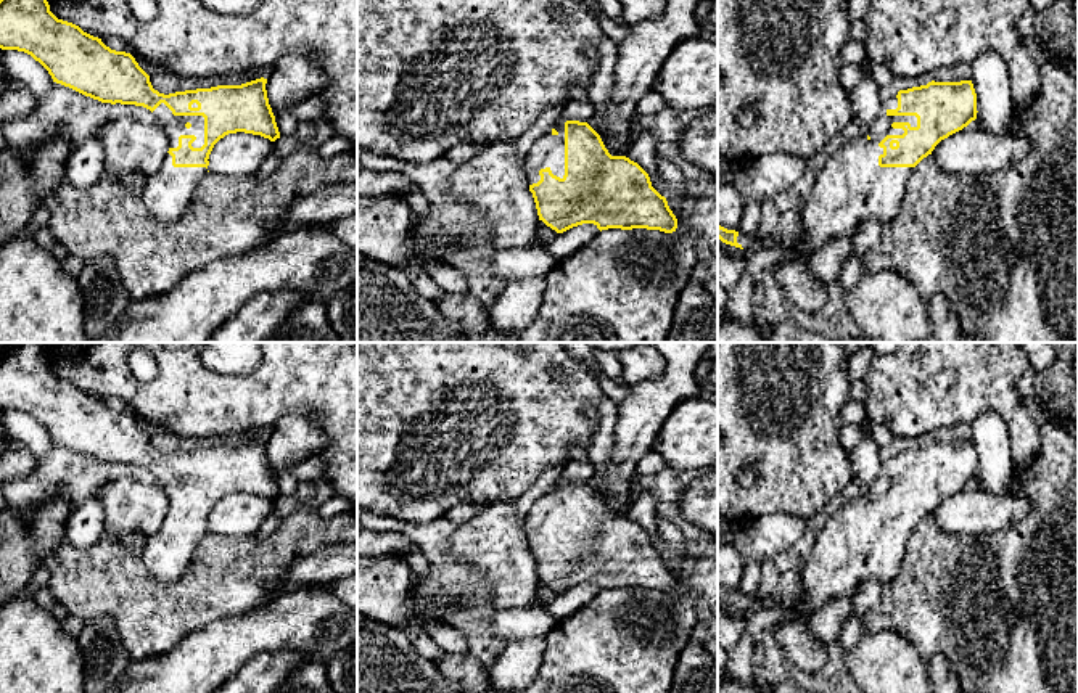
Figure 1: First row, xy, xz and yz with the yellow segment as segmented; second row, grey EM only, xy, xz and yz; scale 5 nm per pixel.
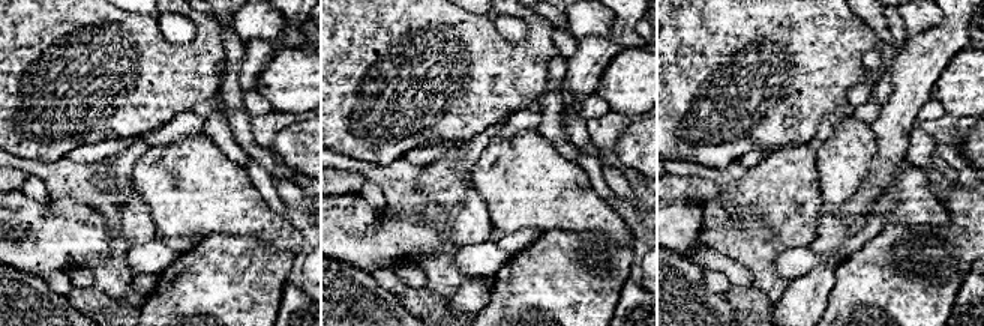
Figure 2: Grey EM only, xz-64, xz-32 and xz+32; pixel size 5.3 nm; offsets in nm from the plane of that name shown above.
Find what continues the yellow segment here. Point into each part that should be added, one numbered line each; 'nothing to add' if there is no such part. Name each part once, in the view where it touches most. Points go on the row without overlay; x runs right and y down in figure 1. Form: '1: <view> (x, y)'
1: yz (850, 549)

